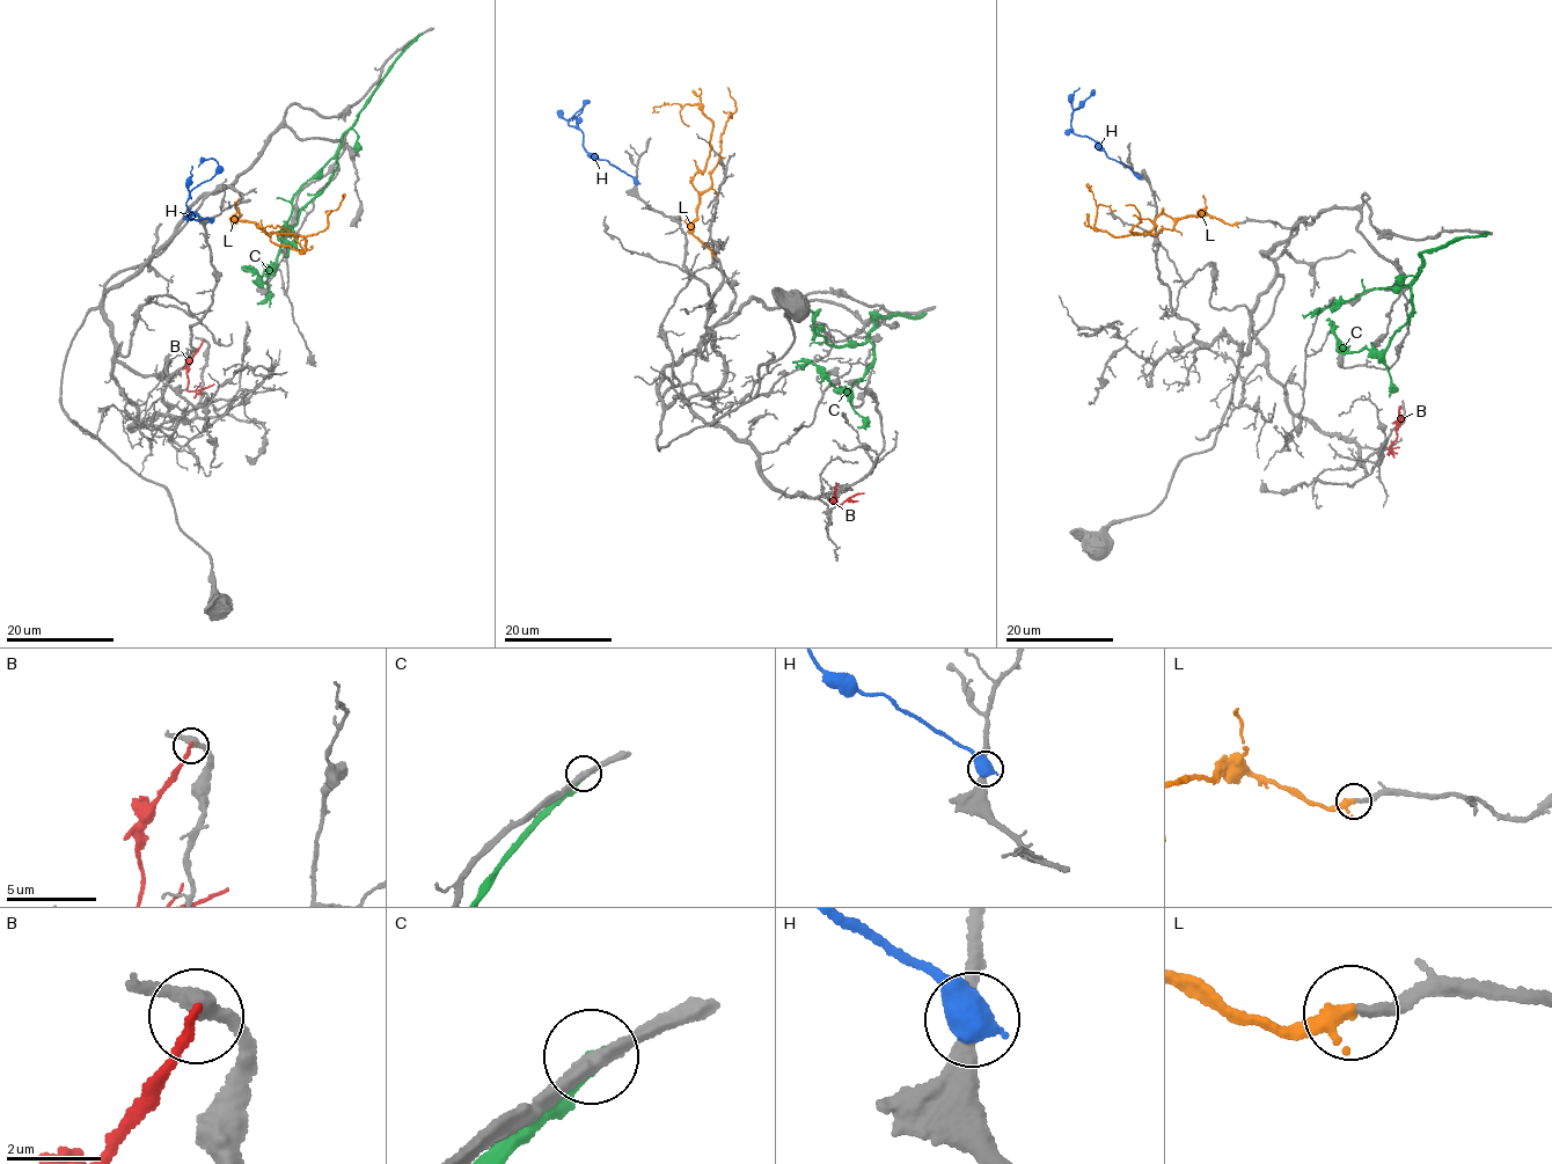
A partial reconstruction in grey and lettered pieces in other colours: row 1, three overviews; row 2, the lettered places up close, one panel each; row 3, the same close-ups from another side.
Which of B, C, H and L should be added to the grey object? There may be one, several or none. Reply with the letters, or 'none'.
L

